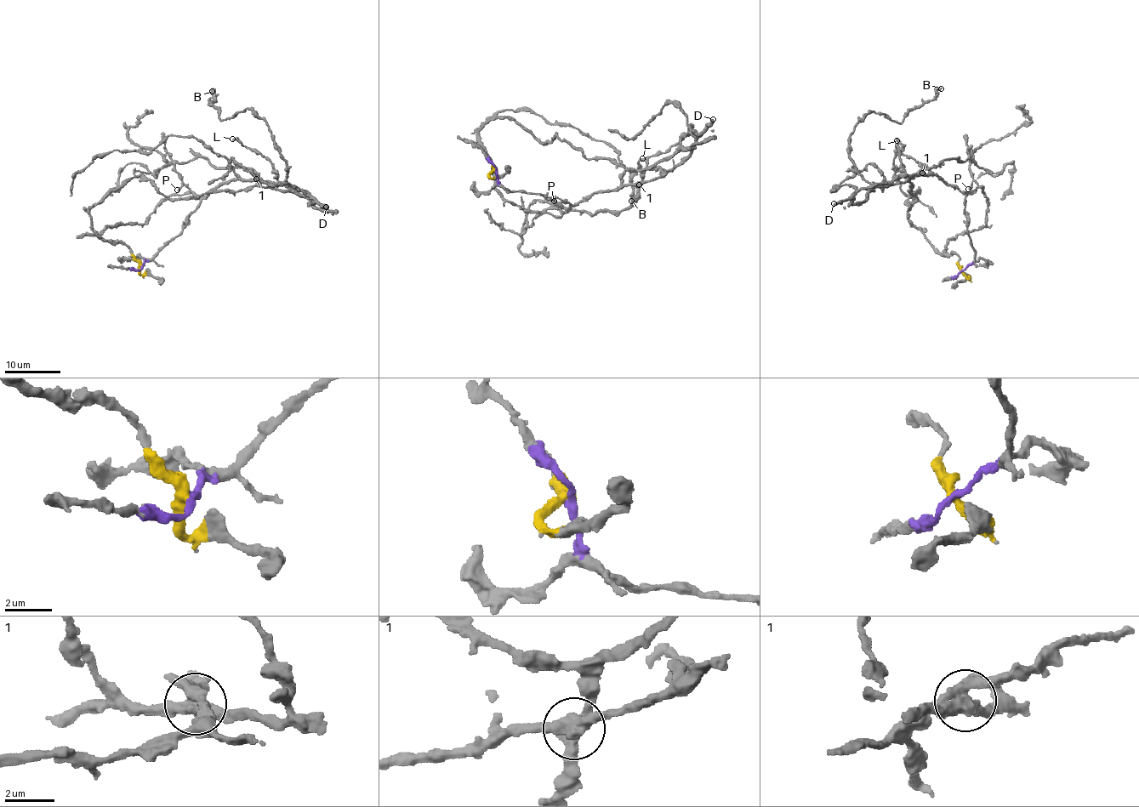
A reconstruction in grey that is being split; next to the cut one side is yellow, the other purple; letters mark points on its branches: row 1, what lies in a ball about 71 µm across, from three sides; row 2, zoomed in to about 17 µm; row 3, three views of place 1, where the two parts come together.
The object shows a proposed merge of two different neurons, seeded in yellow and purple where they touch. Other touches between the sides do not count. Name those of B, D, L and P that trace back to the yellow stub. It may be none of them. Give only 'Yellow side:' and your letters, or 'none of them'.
Yellow side: B

